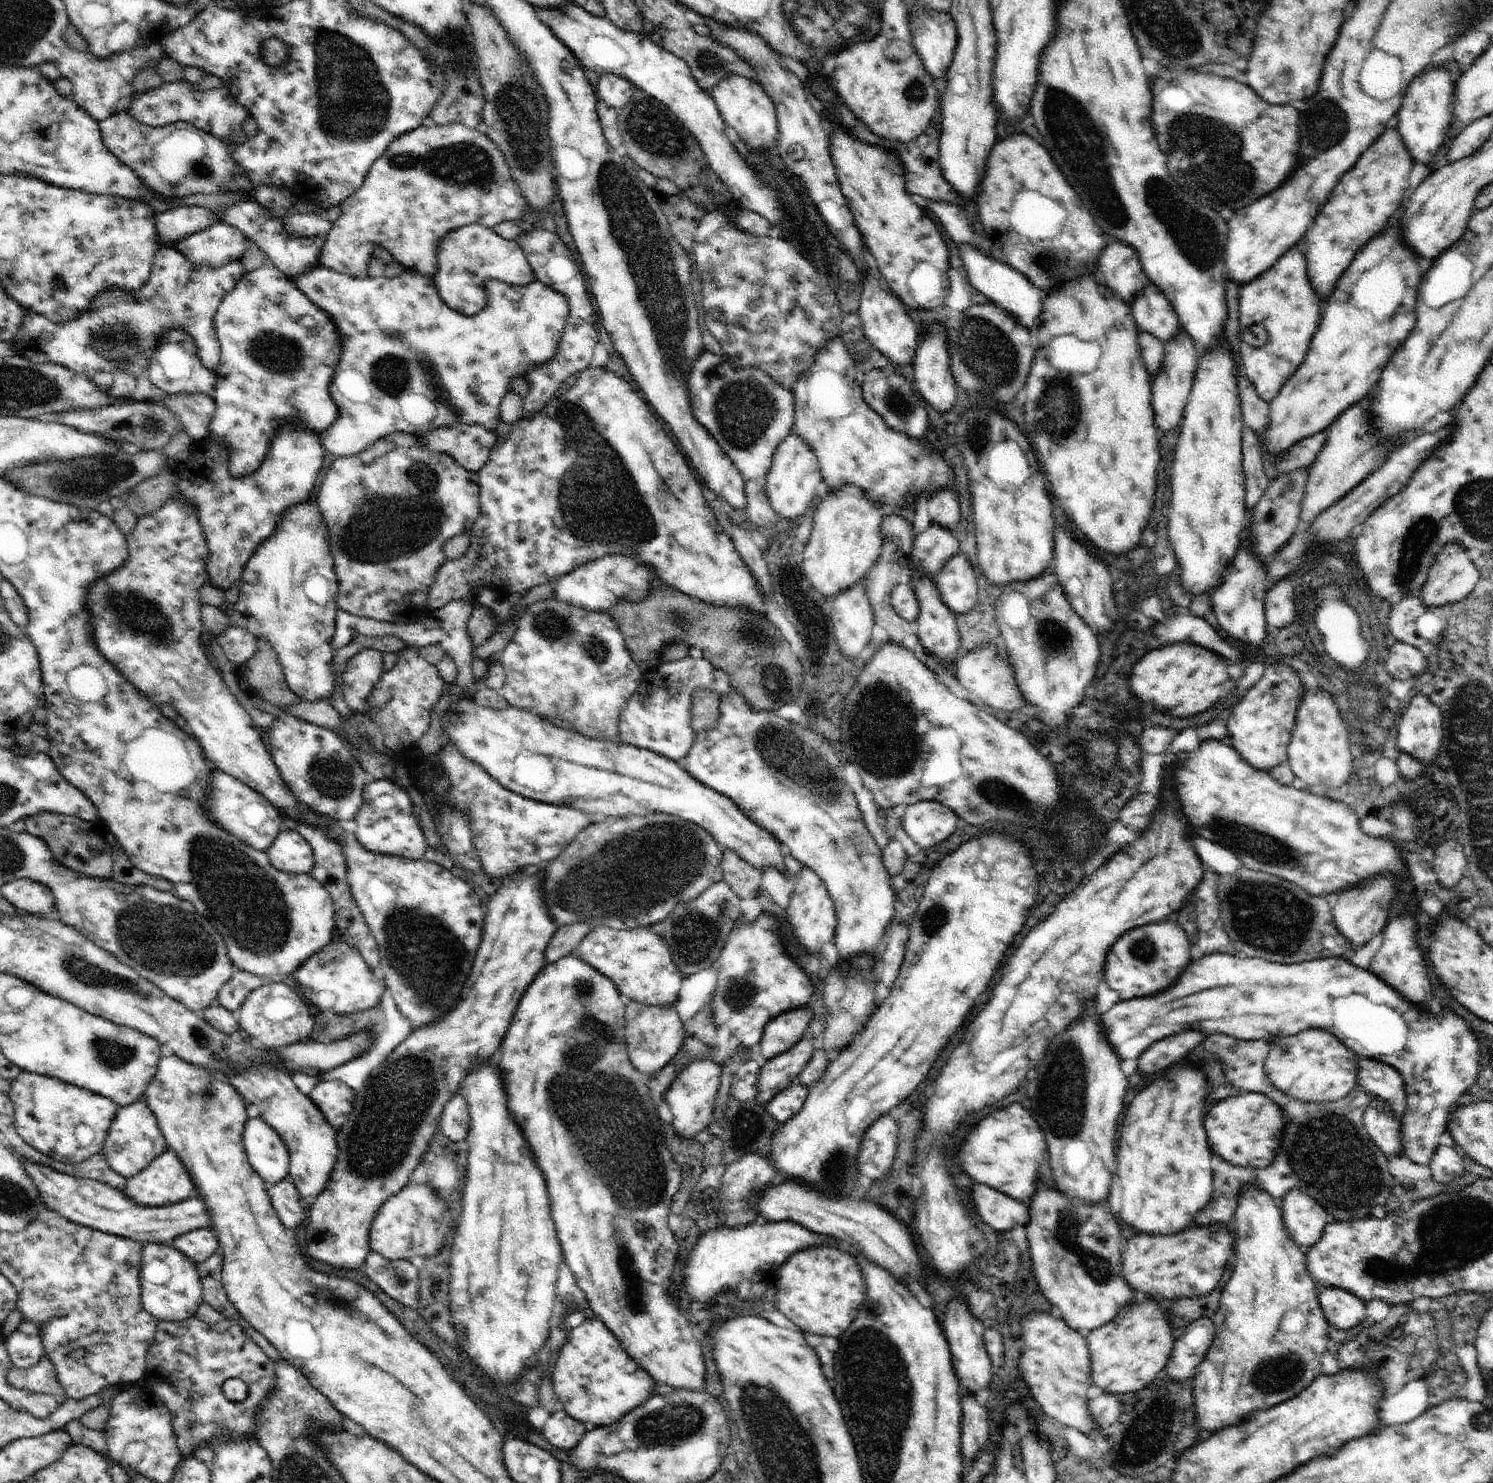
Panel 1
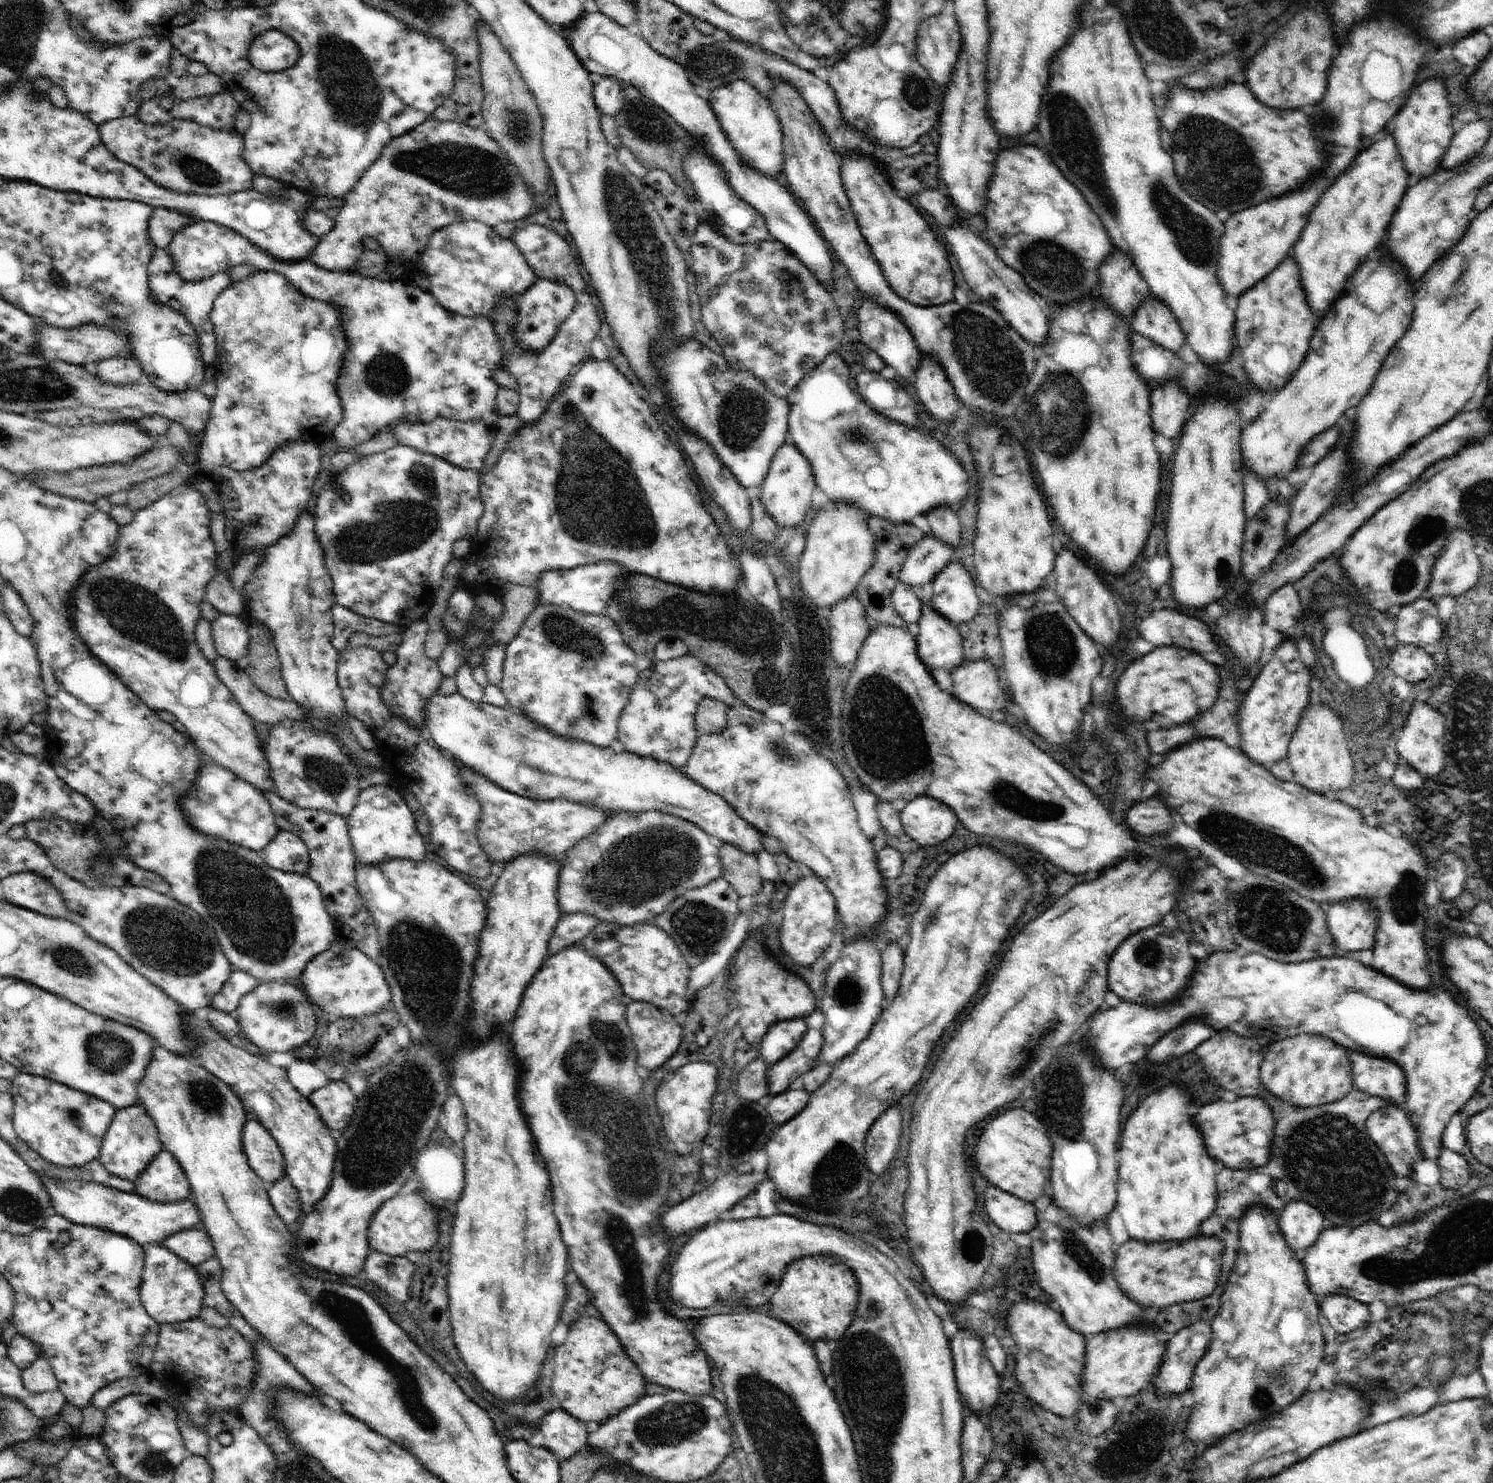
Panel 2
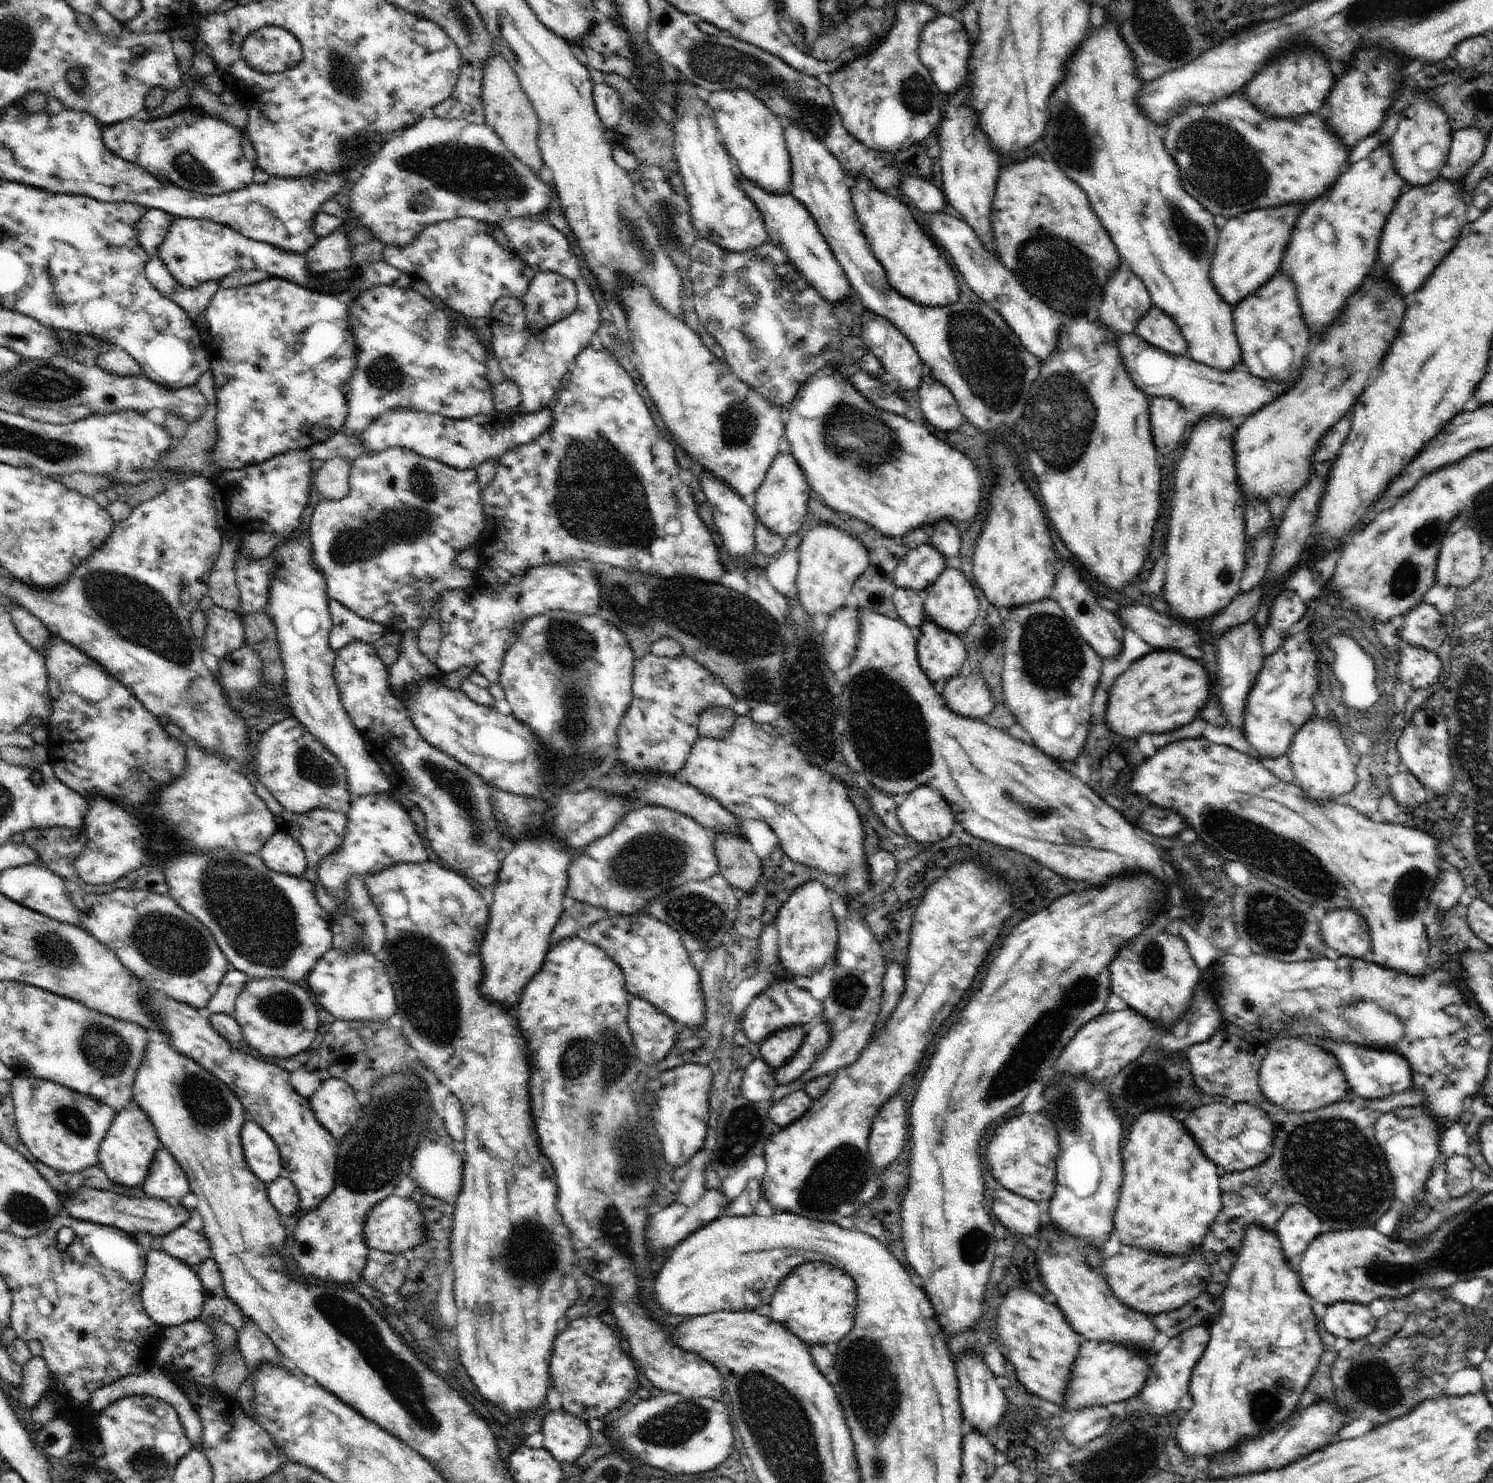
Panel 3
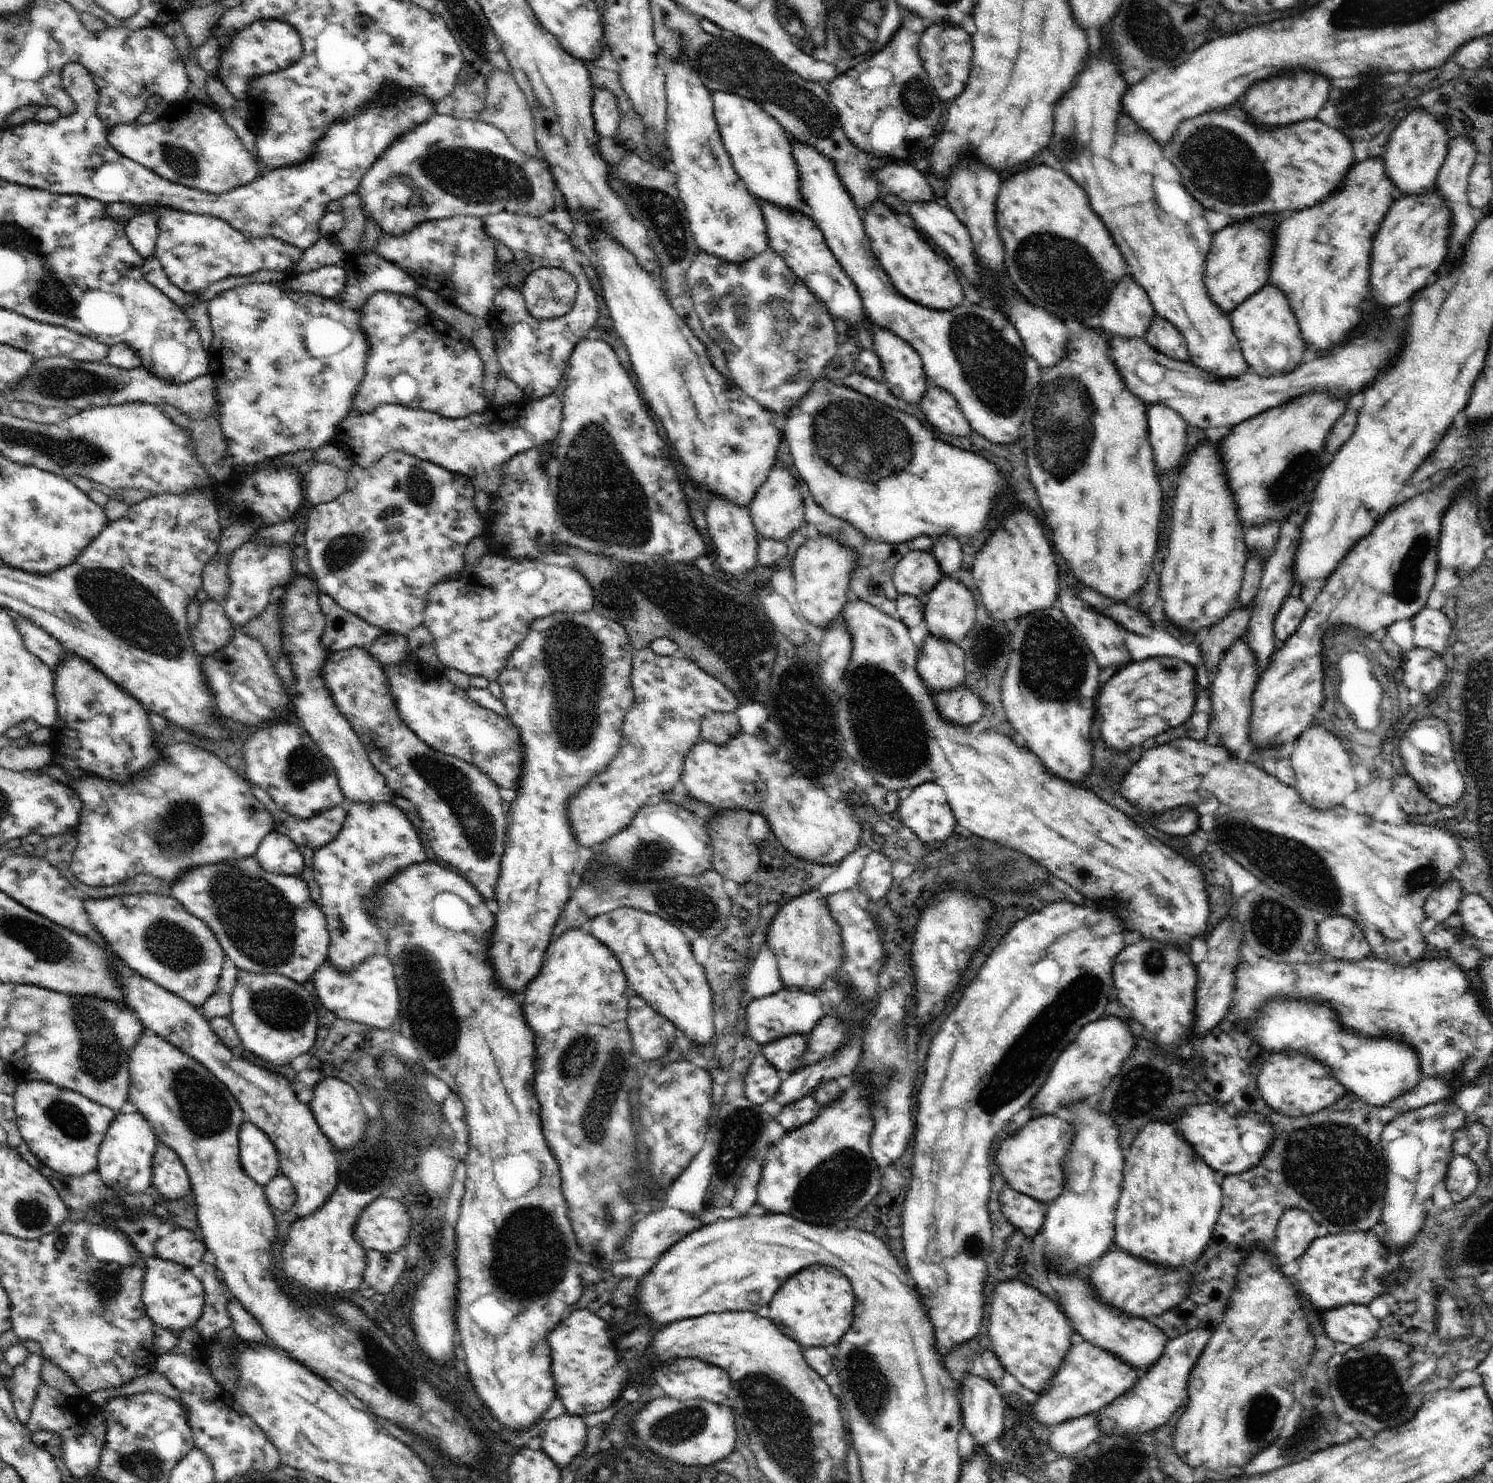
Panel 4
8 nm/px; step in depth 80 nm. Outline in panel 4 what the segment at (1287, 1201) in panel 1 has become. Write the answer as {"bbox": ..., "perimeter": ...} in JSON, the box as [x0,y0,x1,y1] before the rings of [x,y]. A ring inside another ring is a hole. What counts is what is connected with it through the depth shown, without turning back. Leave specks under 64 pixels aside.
{"bbox":[1271,1207,1320,1265],"perimeter":[[[1296,1207],[1286,1210],[1278,1221],[1271,1246],[1280,1265],[1299,1259],[1320,1235],[1320,1228],[1308,1211]]]}

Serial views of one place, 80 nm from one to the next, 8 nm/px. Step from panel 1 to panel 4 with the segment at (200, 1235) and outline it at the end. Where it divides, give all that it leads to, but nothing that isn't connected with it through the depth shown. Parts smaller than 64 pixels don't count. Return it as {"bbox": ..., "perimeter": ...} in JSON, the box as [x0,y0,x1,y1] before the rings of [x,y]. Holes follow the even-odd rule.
{"bbox":[154,1227,207,1269],"perimeter":[[[179,1227],[156,1241],[154,1255],[158,1258],[163,1258],[164,1260],[172,1261],[192,1269],[198,1263],[202,1262],[206,1251],[207,1246],[205,1242],[198,1240],[194,1231]]]}

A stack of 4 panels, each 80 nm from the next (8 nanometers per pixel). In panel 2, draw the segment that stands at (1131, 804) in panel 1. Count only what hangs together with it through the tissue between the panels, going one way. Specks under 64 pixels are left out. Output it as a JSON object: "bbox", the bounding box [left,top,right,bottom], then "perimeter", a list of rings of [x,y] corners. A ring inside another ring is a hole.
{"bbox":[1126,797,1172,836],"perimeter":[[[1156,797],[1134,804],[1126,812],[1126,822],[1130,830],[1146,834],[1146,836],[1168,832],[1172,828],[1172,818],[1167,806]]]}

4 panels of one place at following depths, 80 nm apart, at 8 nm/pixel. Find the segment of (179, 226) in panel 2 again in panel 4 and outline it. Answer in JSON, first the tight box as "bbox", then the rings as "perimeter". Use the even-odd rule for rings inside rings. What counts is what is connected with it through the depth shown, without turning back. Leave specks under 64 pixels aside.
{"bbox":[126,211,161,259],"perimeter":[[[158,211],[140,213],[127,222],[126,234],[131,245],[139,252],[143,259],[154,254],[159,237],[158,221],[161,214]]]}

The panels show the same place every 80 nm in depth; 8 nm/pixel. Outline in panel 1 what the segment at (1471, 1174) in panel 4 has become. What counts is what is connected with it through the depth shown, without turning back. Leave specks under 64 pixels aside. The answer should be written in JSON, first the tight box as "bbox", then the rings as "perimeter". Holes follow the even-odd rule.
{"bbox":[1429,1145,1465,1186],"perimeter":[[[1439,1145],[1434,1151],[1429,1167],[1431,1168],[1431,1177],[1436,1182],[1449,1186],[1451,1186],[1451,1182],[1465,1173],[1462,1155],[1446,1145]]]}

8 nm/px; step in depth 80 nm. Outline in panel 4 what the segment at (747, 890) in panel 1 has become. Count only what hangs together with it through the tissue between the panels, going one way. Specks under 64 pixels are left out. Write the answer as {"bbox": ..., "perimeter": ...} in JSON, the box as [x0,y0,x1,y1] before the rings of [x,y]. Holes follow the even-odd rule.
{"bbox":[706,808,761,885],"perimeter":[[[741,808],[734,811],[723,809],[718,810],[717,816],[706,824],[713,846],[713,870],[721,874],[724,880],[733,880],[739,885],[751,880],[761,861],[759,848],[750,842],[747,835],[750,819],[751,814]]]}

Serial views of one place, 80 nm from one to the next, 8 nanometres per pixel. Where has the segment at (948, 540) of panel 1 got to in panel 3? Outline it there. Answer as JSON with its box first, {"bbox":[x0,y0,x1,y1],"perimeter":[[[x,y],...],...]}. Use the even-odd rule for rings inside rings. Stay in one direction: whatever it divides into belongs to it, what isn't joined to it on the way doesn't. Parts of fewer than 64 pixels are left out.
{"bbox":[894,543,946,592],"perimeter":[[[932,543],[913,548],[894,571],[895,585],[916,592],[927,589],[946,570],[946,559]]]}

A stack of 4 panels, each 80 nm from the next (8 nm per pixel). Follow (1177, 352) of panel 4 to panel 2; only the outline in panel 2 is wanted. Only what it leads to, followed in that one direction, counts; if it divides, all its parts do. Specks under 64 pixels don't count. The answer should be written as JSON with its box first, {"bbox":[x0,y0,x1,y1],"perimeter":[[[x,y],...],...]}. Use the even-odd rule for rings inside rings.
{"bbox":[1132,296,1185,352],"perimeter":[[[1148,296],[1146,302],[1138,306],[1132,318],[1132,330],[1138,330],[1138,334],[1147,336],[1172,352],[1180,350],[1184,344],[1185,334],[1178,326],[1178,320],[1174,320],[1168,306],[1154,296]]]}

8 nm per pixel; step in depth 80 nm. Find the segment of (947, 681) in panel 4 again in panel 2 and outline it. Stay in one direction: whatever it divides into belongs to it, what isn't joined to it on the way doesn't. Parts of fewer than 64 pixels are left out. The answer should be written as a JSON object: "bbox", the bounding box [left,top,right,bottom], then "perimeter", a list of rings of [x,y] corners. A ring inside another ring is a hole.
{"bbox":[917,601,963,672],"perimeter":[[[930,601],[923,602],[917,624],[917,651],[928,670],[946,668],[952,672],[963,662],[963,638],[959,628],[937,613]]]}

